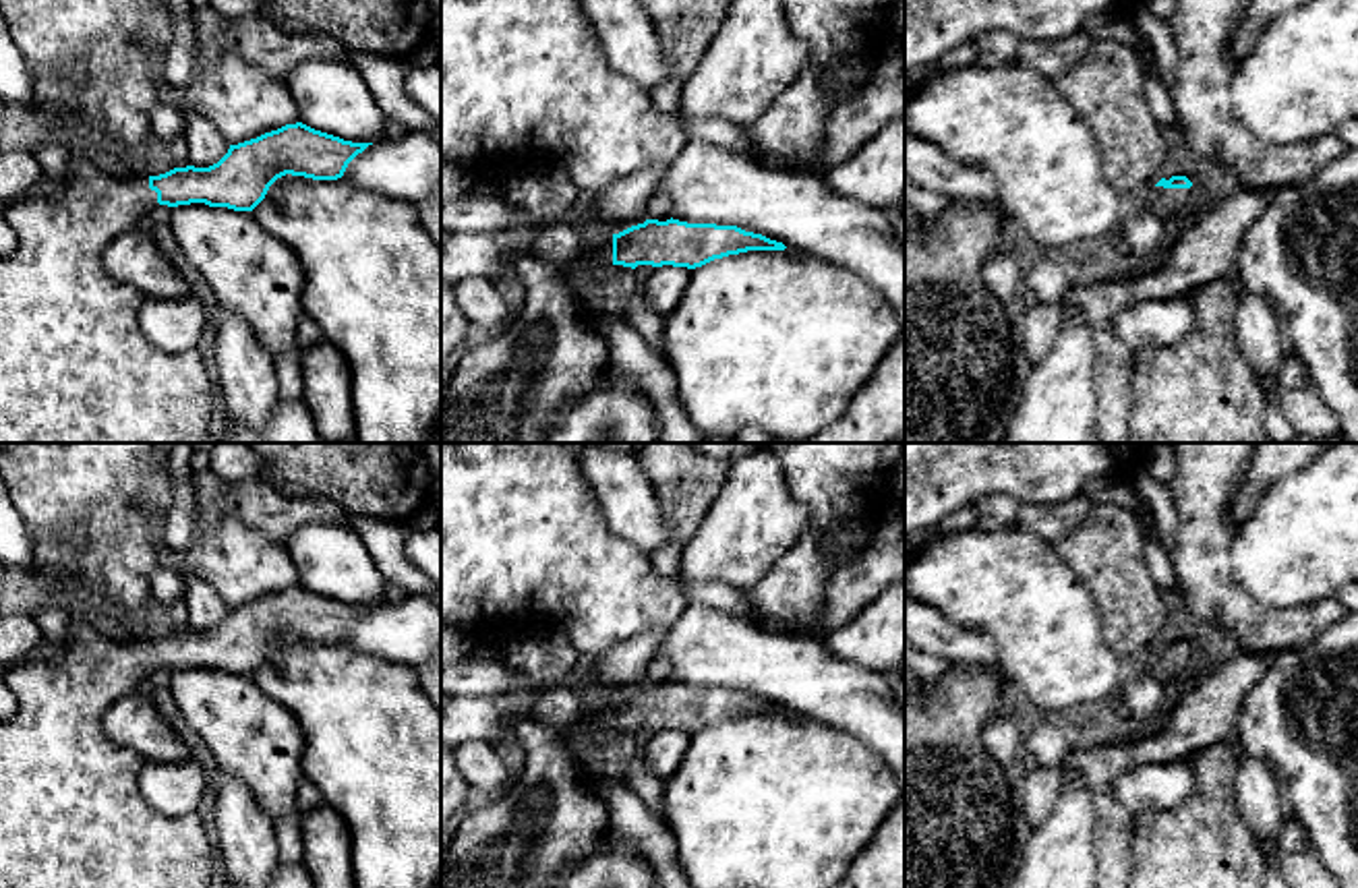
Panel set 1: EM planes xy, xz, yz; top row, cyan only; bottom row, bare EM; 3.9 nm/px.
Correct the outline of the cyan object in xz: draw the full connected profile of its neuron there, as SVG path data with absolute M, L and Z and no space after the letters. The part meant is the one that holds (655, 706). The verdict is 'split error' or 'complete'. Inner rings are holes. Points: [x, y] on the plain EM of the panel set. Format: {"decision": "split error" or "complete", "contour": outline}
{"decision": "split error", "contour": "M575 681L544 687L536 693L532 720L565 731L588 722L594 729L673 729L696 733L714 722L747 714L785 714L783 706L737 689L687 687L679 683L646 683L619 698L596 698L592 704L586 689Z"}

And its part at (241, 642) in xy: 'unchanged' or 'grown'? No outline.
grown

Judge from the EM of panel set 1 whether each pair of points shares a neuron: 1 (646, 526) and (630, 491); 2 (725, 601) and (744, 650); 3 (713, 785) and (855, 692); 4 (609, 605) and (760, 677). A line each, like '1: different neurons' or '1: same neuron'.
1: same neuron
2: different neurons
3: different neurons
4: different neurons

